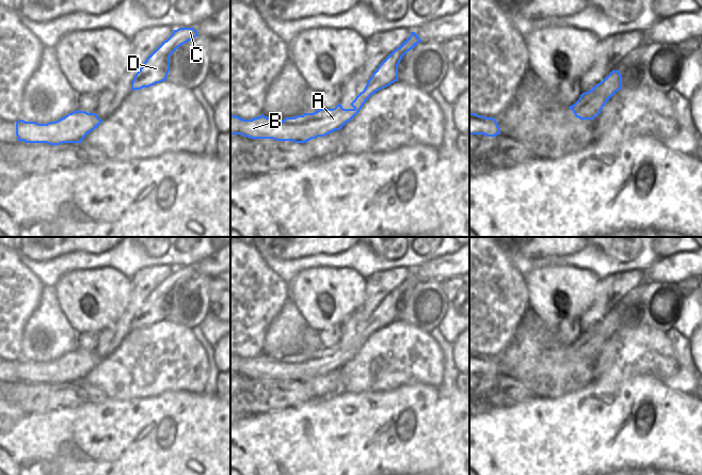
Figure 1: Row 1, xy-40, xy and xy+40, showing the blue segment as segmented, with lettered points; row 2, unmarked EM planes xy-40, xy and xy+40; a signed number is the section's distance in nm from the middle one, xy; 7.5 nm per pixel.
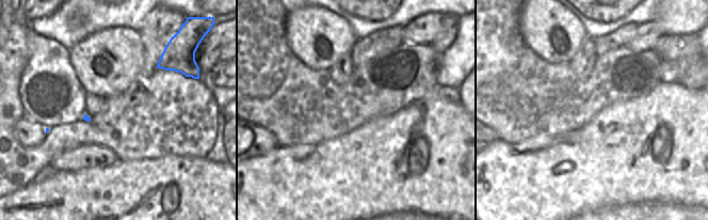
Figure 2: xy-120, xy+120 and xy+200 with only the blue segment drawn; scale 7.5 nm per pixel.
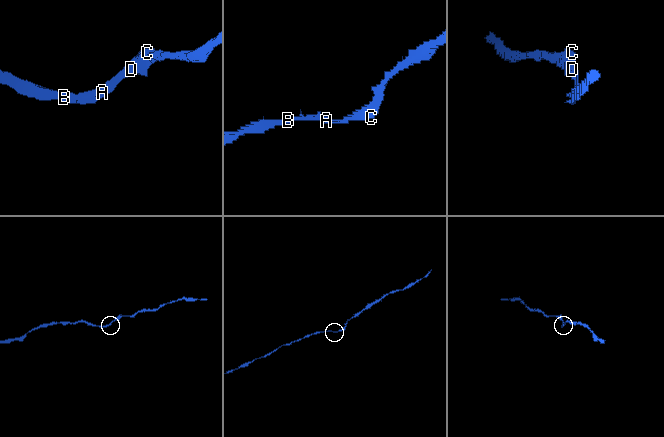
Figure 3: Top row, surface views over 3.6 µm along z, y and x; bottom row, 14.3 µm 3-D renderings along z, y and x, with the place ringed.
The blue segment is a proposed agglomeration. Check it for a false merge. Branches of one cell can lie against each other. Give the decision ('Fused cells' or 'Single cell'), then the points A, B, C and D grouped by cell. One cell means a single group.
Single cell. Groups: A B C D.

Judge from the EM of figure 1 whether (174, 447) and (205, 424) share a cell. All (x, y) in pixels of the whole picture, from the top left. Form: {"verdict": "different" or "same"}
{"verdict": "same"}

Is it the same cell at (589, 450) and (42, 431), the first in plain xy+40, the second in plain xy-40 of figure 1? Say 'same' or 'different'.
same

